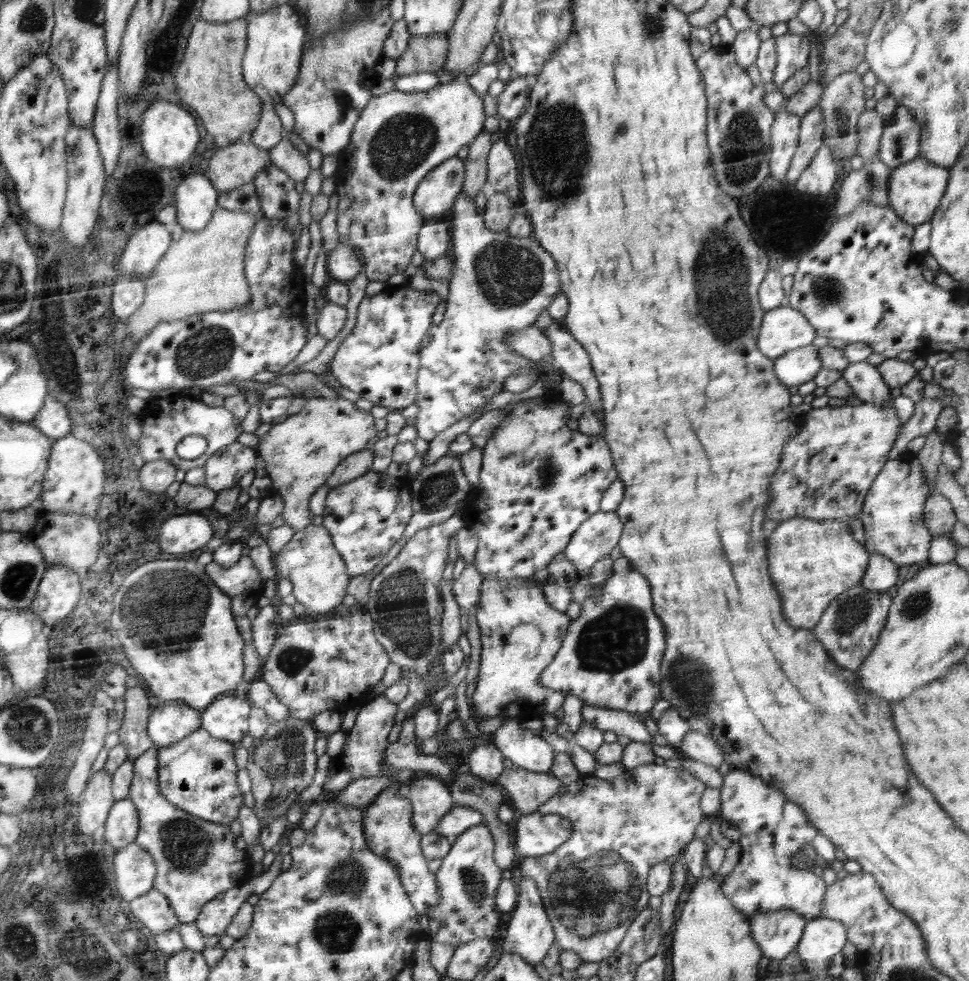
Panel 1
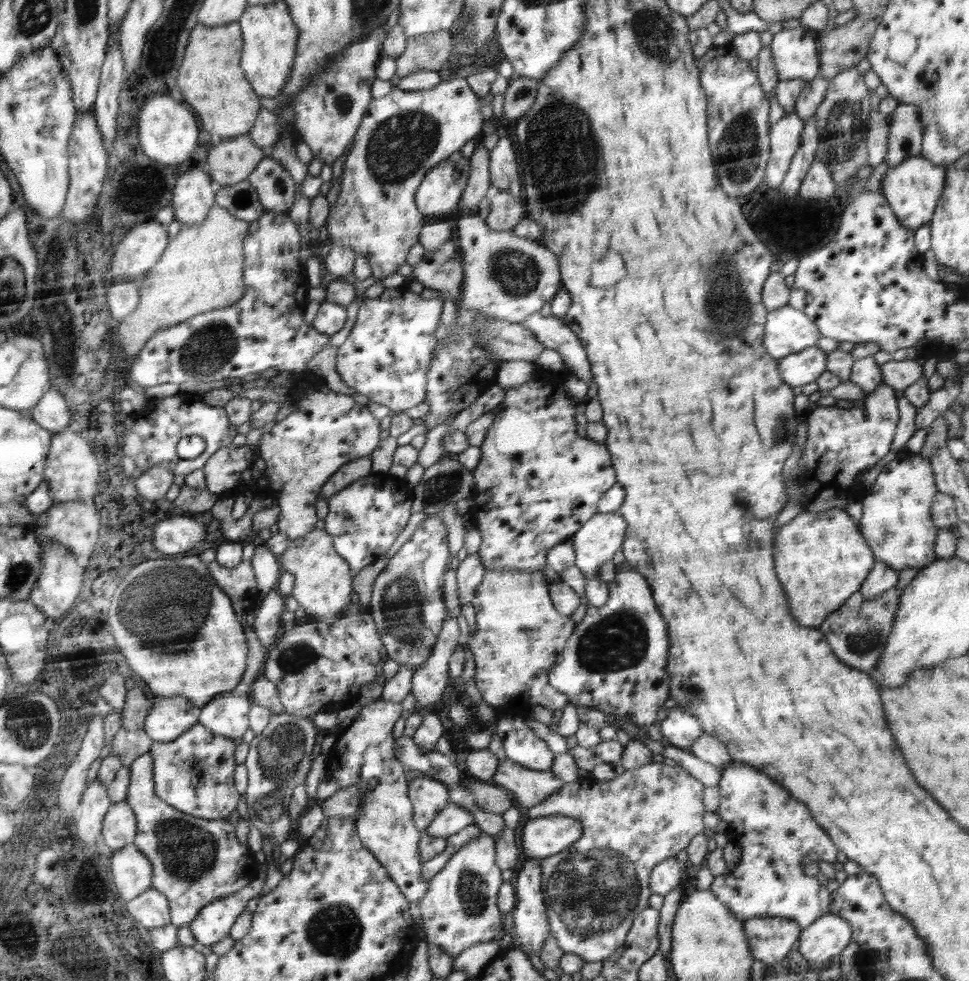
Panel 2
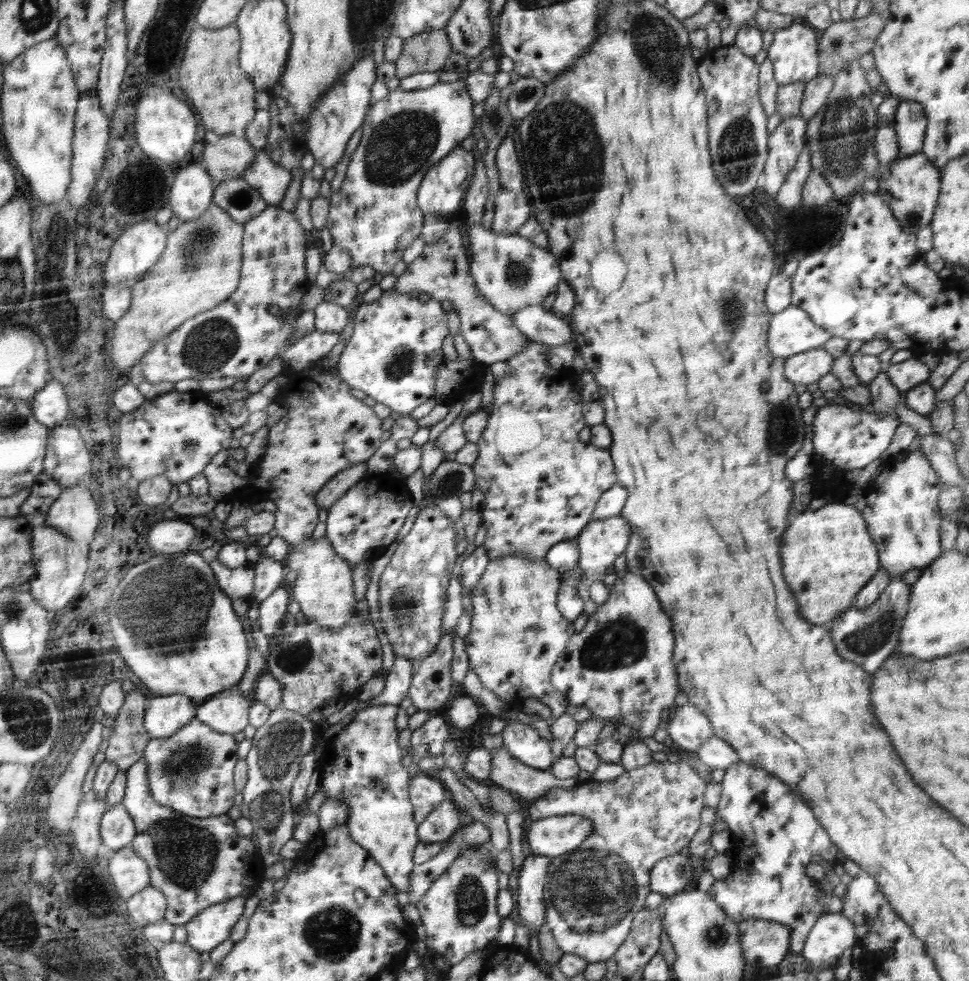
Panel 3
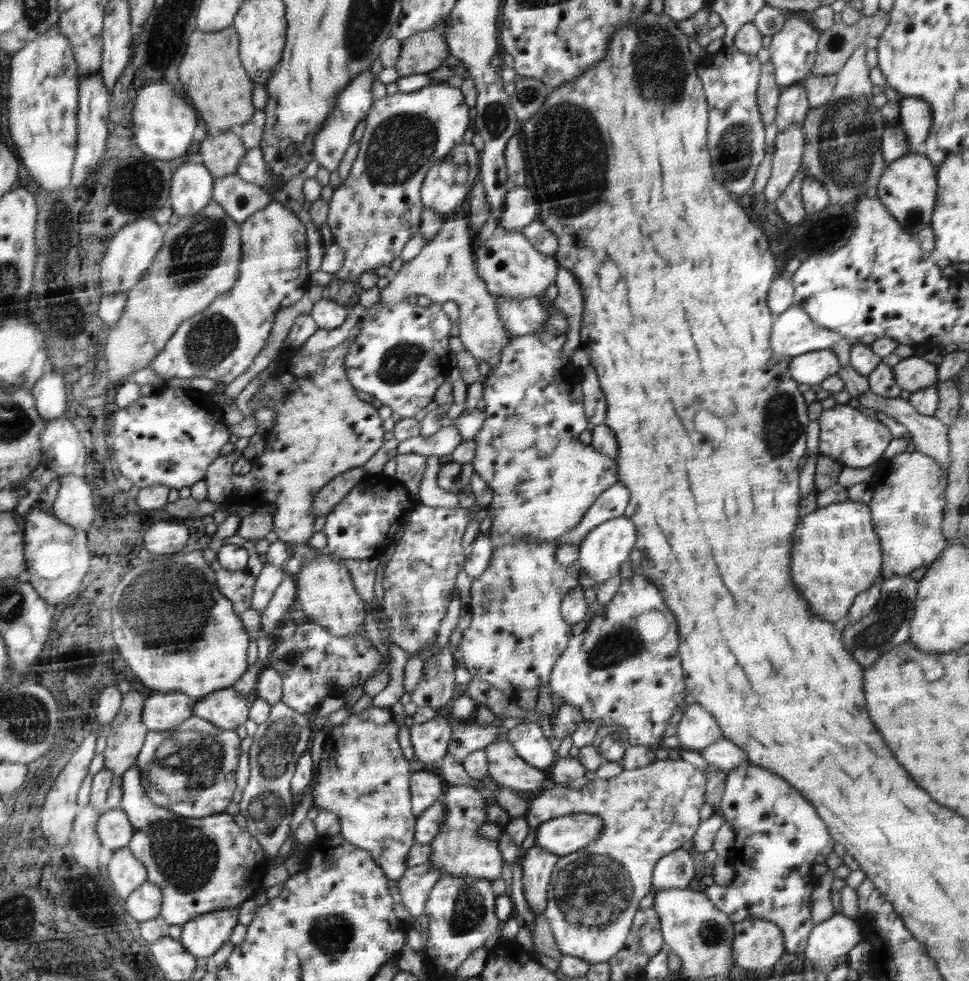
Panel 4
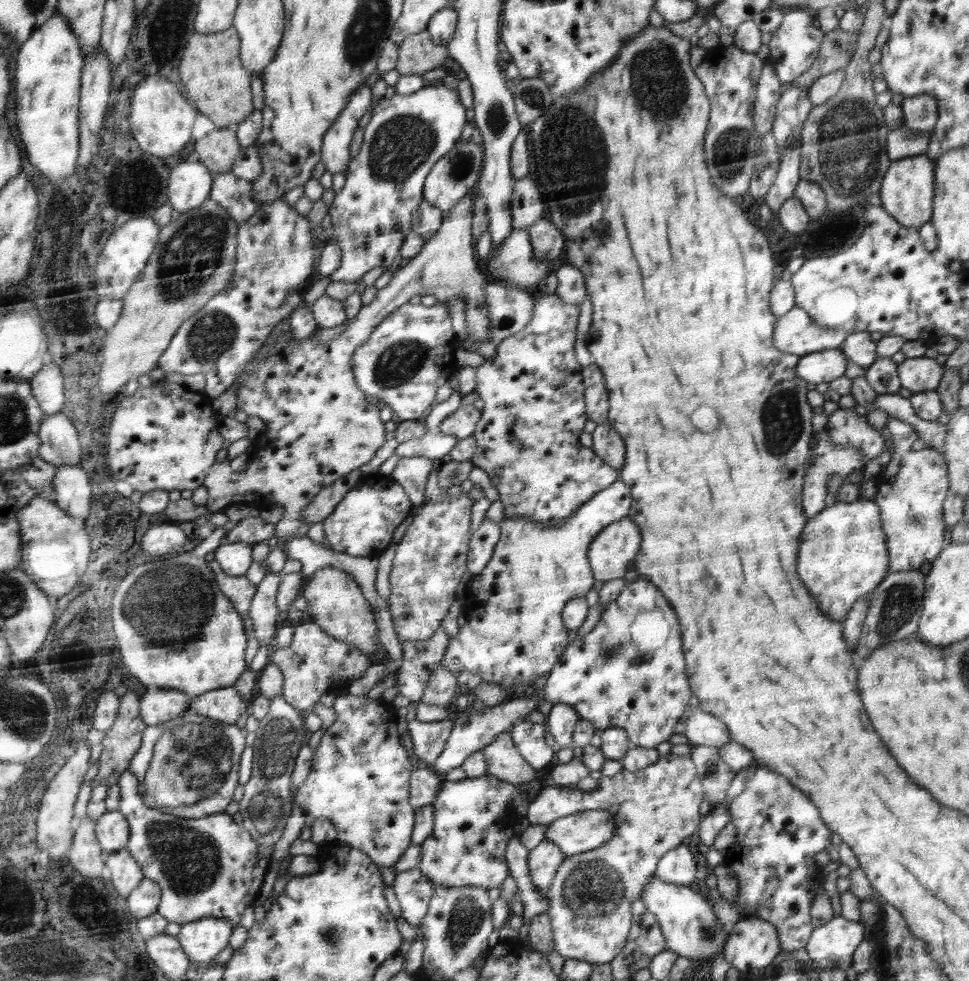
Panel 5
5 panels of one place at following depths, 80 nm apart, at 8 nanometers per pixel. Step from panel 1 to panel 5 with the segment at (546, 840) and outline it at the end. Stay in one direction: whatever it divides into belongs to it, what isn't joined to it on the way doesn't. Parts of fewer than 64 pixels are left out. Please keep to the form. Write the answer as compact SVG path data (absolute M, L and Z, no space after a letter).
M598 808L559 818L547 827L545 840L556 844L567 857L597 849L617 834L616 815Z

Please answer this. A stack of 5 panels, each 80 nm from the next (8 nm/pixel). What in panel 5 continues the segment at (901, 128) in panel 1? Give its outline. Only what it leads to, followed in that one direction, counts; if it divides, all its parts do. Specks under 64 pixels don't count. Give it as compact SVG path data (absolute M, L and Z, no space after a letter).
M930 94L905 97L901 109L904 126L918 132L931 132L938 120L938 103Z

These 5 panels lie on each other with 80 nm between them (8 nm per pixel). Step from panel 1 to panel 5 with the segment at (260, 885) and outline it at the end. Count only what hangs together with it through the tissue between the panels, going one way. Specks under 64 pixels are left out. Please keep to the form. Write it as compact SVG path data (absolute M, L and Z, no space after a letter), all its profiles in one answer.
M206 917L181 925L176 938L191 962L210 960L229 945L232 923L225 918Z

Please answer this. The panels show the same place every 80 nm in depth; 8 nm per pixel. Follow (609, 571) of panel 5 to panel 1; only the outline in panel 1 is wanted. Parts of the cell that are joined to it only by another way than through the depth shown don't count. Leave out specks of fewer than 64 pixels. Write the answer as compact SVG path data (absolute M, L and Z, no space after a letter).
M615 511L594 513L594 518L574 534L574 542L566 545L565 557L578 571L588 572L600 558L608 556L610 550L619 544L624 532L624 523Z

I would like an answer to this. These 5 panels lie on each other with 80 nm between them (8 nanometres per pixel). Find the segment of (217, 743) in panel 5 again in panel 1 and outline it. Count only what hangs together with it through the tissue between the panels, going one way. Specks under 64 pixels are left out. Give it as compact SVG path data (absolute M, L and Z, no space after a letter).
M199 729L180 742L156 748L162 774L162 794L185 812L230 827L242 806L242 793L236 782L239 770L234 764L234 746L230 741L214 739L208 731Z

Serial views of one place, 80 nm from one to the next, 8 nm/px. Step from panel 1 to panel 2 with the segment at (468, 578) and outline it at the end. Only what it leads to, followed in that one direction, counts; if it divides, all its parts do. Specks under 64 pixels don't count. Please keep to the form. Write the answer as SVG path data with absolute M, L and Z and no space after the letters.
M477 552L468 554L455 571L459 601L462 605L472 602L477 597L478 587L486 572Z

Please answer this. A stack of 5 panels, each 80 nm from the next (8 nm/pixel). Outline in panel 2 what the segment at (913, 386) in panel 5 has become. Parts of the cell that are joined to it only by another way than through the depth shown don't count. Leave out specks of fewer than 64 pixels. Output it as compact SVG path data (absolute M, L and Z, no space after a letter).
M915 355L902 361L891 359L881 365L881 373L883 382L896 391L903 391L924 377L922 374L922 365L916 363Z

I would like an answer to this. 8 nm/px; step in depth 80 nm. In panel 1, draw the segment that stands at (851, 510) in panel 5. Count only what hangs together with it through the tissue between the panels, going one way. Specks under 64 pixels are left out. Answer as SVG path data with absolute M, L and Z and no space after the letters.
M803 516L782 521L767 538L768 570L770 578L782 598L784 618L790 626L812 628L816 626L826 607L842 593L860 582L868 566L869 553L864 545L858 543L852 536L847 522L839 520L812 520Z

